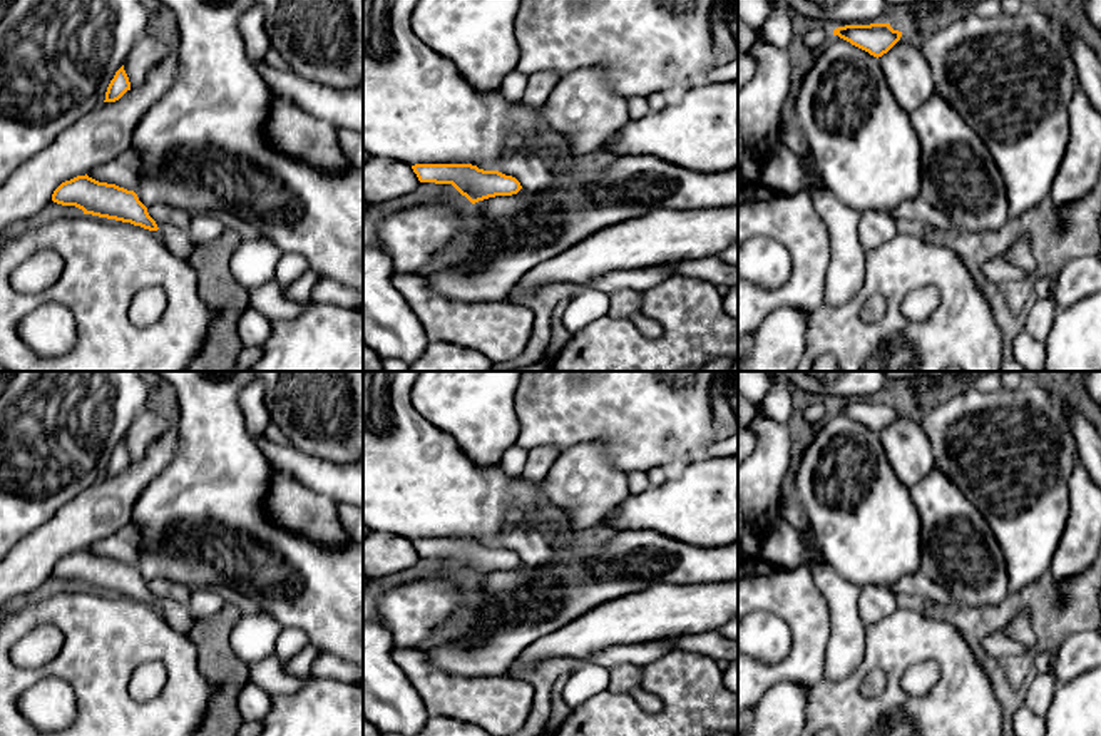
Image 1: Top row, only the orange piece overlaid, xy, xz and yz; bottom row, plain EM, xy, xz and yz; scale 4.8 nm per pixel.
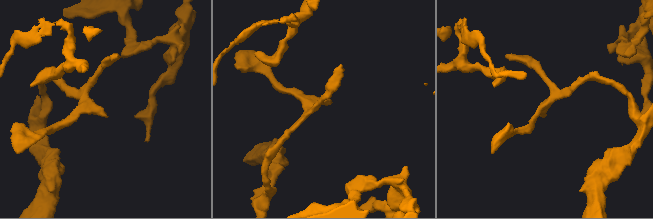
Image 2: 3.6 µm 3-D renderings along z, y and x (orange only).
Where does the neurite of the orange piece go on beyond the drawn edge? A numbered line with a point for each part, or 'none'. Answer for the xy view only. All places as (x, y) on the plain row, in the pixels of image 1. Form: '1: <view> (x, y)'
none

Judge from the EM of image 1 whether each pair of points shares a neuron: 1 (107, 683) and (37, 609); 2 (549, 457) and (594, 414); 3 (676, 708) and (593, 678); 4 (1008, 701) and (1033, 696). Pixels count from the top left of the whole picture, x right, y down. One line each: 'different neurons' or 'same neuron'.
1: same neuron
2: different neurons
3: different neurons
4: different neurons

